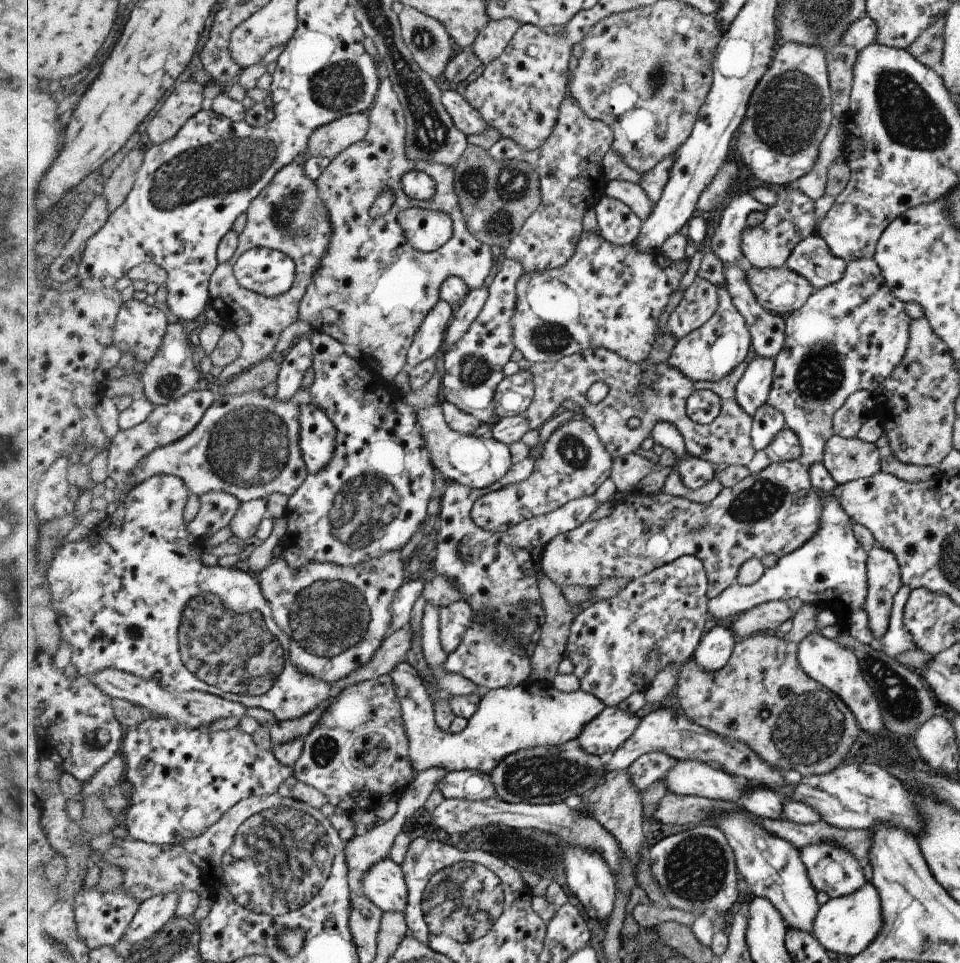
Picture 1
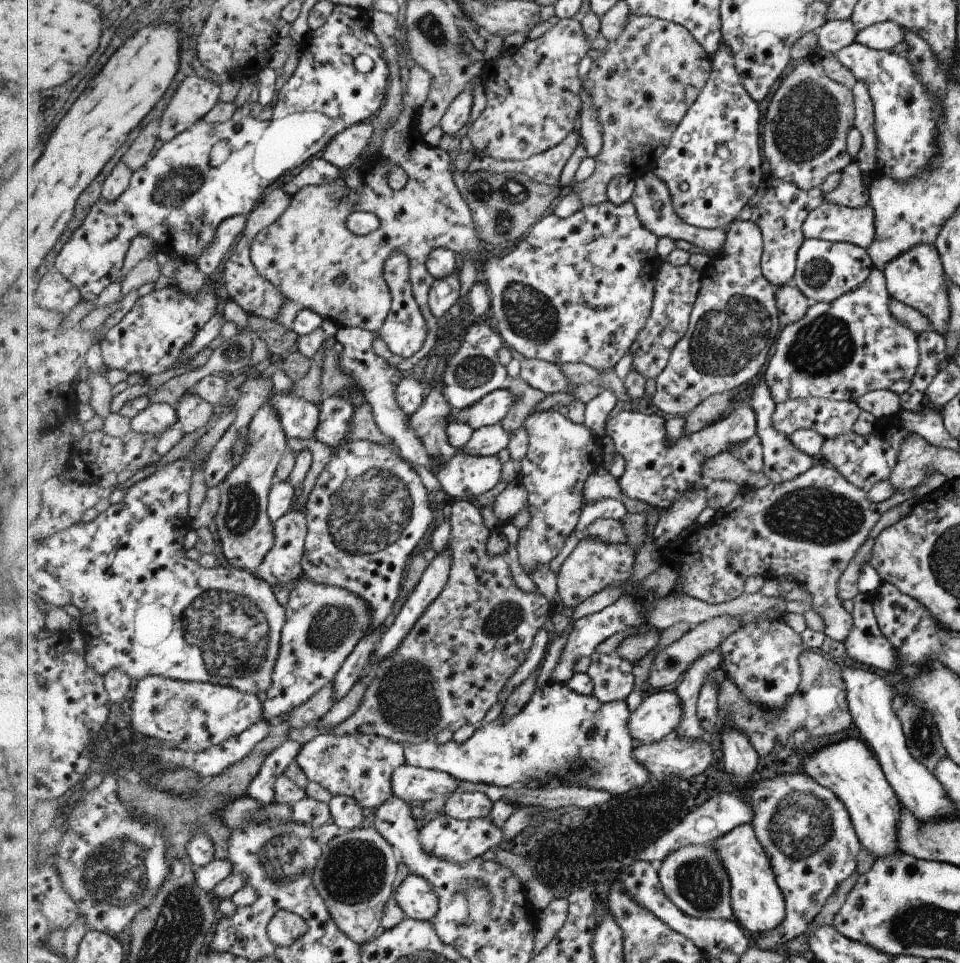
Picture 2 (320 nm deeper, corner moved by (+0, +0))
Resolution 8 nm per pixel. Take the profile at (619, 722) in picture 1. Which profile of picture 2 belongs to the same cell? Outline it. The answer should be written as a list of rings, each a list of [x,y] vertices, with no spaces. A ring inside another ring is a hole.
[[[676,689],[661,690],[644,697],[630,717],[631,737],[645,744],[677,734],[684,718],[684,704]]]

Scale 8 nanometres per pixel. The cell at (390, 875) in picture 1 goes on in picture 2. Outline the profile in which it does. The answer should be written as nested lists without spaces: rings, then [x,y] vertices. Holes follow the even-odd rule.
[[[410,874],[402,885],[397,885],[395,896],[407,917],[433,921],[440,911],[440,896],[428,878]]]

